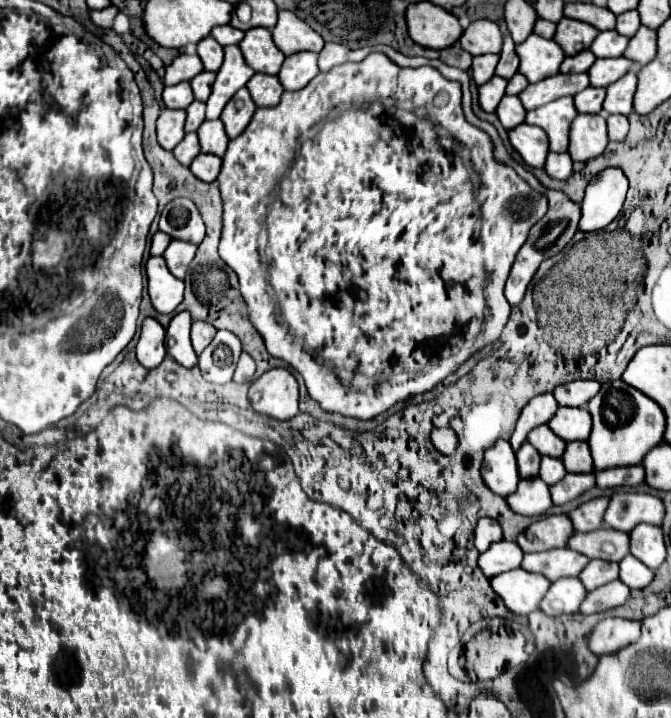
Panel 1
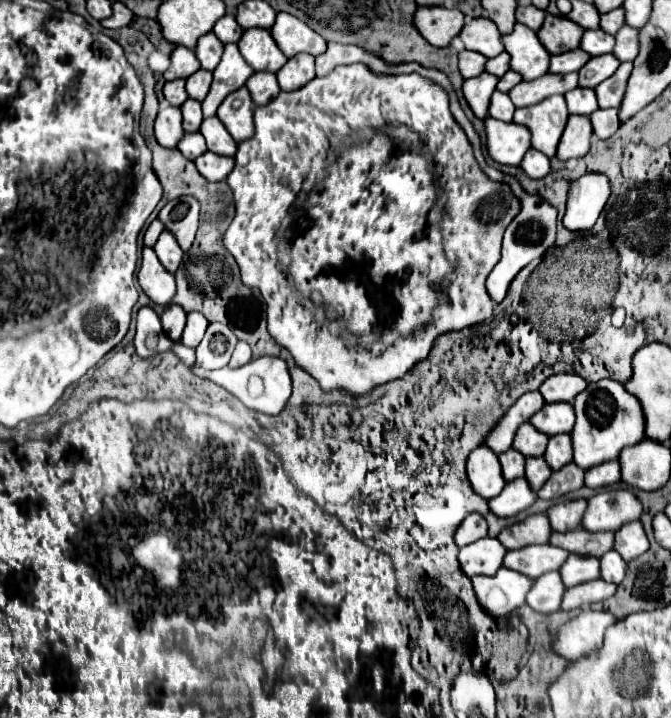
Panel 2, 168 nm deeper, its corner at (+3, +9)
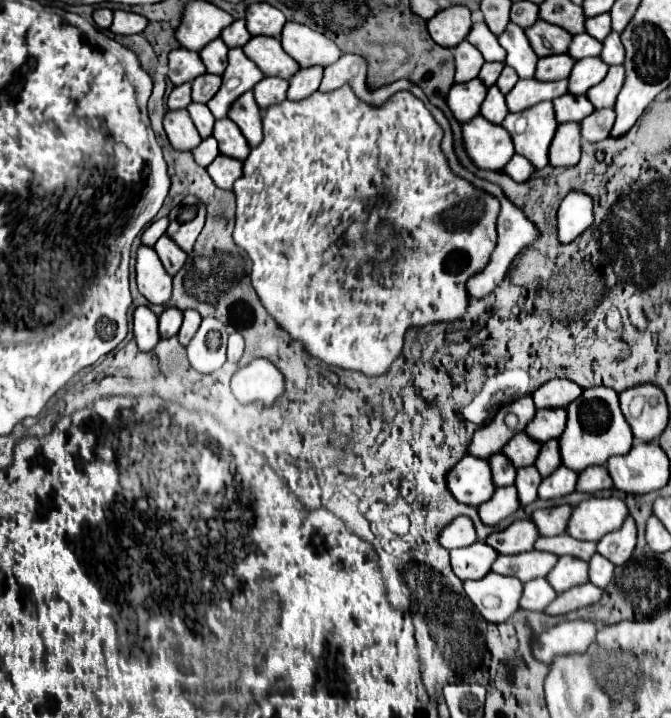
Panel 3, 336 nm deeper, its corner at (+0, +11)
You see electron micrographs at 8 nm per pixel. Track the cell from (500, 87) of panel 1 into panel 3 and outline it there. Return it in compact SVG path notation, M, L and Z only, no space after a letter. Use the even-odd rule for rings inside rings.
M474 78L464 84L454 84L448 94L448 106L460 122L468 122L480 114L482 100L486 100L486 84Z

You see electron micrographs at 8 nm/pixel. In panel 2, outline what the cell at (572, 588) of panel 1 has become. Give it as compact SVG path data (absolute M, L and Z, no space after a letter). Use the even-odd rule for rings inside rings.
M547 572L541 578L537 578L527 592L527 604L541 614L551 614L559 610L561 598L563 598L565 586L559 578L559 572Z

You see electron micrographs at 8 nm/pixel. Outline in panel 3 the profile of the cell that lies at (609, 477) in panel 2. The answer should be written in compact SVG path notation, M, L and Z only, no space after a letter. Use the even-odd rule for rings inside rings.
M590 466L584 472L580 472L576 490L594 494L594 492L606 490L606 488L612 488L612 480L610 480L610 474L606 472L606 466Z

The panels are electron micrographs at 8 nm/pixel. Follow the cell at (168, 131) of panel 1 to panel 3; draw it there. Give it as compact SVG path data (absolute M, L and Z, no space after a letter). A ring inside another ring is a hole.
M168 110L162 124L174 150L194 150L202 142L186 110Z

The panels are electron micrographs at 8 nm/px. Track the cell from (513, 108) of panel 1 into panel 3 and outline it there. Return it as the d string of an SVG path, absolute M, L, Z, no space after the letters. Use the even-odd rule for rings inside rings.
M490 86L490 88L488 88L488 96L486 96L486 100L484 100L482 108L480 108L480 114L482 114L486 120L494 122L494 124L502 124L502 120L506 118L506 114L508 114L506 98L504 98L504 94L498 90L498 86Z

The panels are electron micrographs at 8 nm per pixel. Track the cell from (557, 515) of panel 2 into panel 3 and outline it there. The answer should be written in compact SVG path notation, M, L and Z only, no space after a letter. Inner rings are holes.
M562 504L562 506L554 506L554 508L542 508L542 510L536 510L532 514L532 520L536 522L540 536L558 536L558 534L566 532L570 512L572 512L570 504Z

